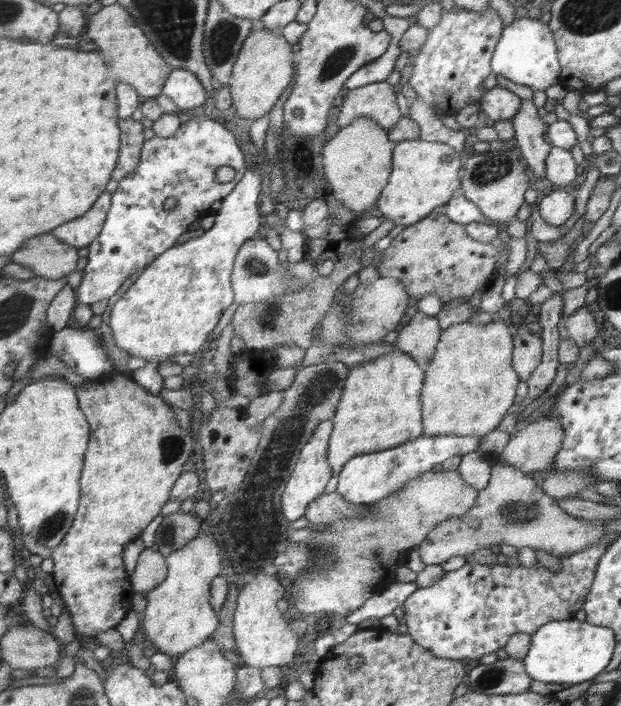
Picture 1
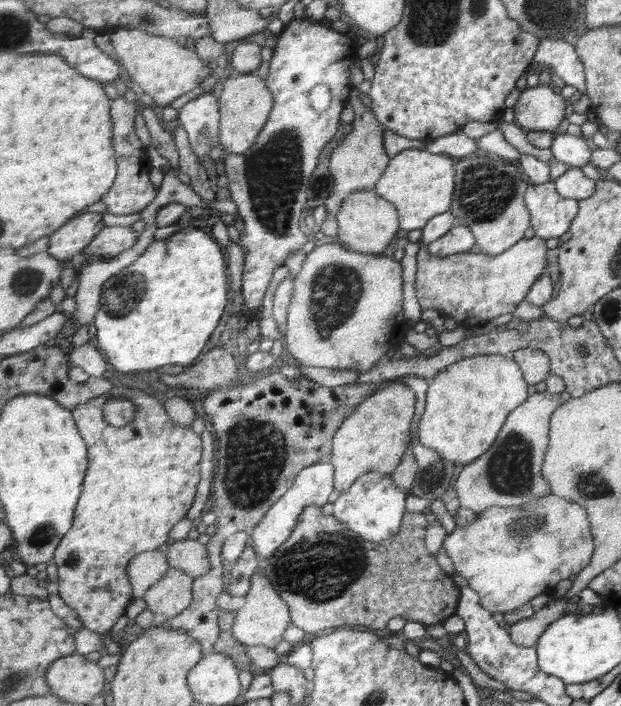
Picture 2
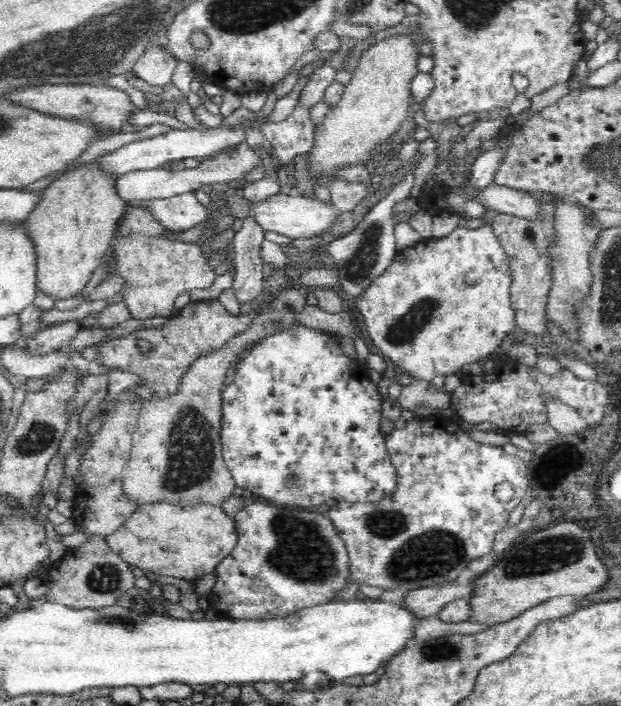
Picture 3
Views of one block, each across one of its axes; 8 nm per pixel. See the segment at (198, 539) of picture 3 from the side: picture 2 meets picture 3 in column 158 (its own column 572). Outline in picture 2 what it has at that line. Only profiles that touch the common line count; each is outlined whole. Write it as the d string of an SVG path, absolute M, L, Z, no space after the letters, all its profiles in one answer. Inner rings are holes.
M552 493L519 507L490 507L479 513L472 524L456 527L452 534L448 534L443 540L443 547L455 570L468 580L468 586L478 593L481 605L491 613L506 615L534 596L545 594L546 590L560 582L556 578L577 575L588 567L596 551L587 510Z

